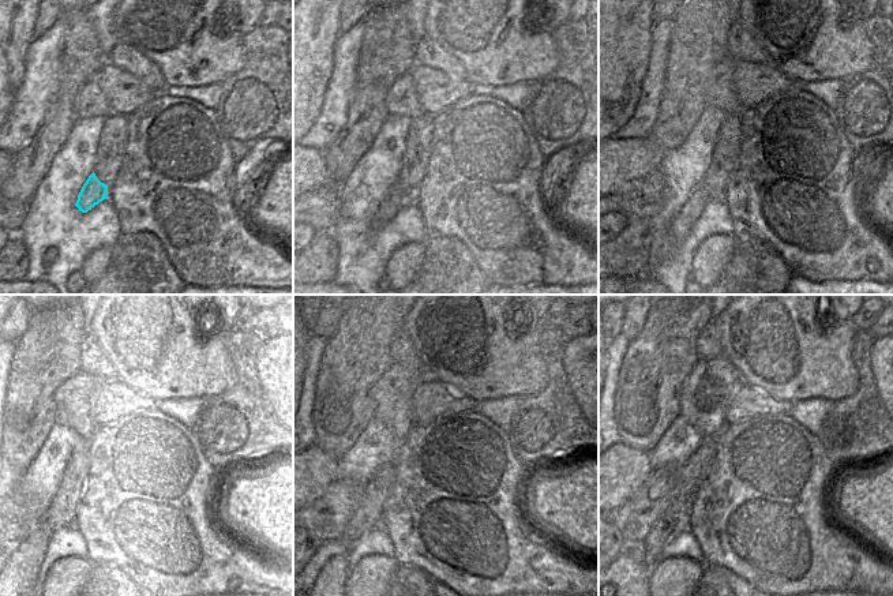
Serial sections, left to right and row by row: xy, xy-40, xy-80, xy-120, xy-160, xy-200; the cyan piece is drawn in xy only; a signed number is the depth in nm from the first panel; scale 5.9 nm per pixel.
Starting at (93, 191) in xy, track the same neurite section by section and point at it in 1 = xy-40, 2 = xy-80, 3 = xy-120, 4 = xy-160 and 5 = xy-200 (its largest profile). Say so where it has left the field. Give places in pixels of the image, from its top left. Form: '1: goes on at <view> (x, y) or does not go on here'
1: goes on at xy-40 (396, 197)
2: goes on at xy-80 (679, 228)
3: goes on at xy-120 (25, 572)
4: goes on at xy-160 (327, 572)
5: goes on at xy-200 (630, 572)

